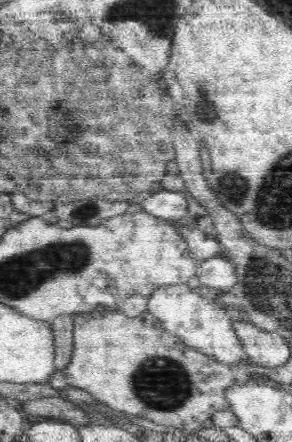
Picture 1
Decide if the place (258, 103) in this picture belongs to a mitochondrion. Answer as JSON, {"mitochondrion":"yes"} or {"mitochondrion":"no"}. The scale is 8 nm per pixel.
{"mitochondrion":"no"}

